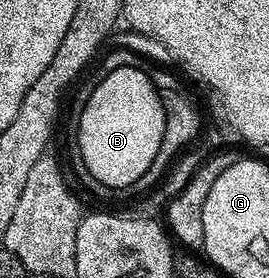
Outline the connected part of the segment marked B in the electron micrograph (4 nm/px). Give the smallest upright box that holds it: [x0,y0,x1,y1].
[78,68,164,186]

